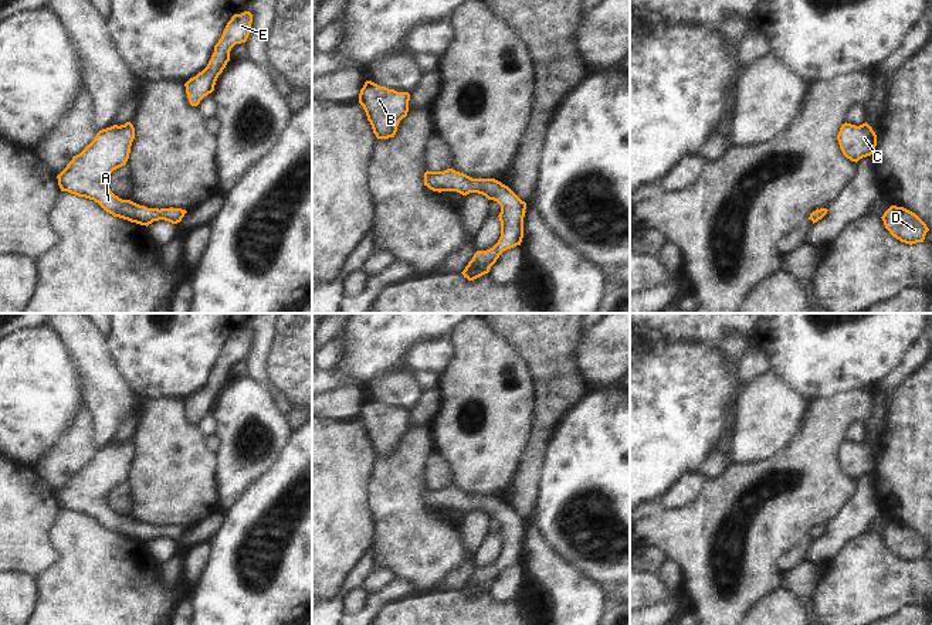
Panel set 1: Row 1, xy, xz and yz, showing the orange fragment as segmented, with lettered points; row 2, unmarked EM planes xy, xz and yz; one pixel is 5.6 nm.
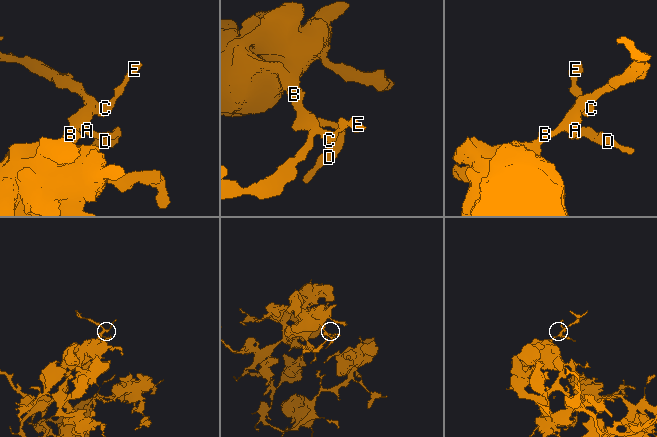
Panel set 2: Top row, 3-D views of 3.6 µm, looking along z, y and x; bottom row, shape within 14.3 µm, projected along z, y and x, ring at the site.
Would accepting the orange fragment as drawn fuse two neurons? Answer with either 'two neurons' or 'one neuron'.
one neuron

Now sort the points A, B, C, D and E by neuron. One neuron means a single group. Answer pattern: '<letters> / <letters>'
A B C D E

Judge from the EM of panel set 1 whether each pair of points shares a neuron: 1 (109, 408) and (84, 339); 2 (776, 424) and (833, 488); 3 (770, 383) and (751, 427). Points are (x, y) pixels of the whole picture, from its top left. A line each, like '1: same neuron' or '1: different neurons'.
1: same neuron
2: different neurons
3: same neuron

